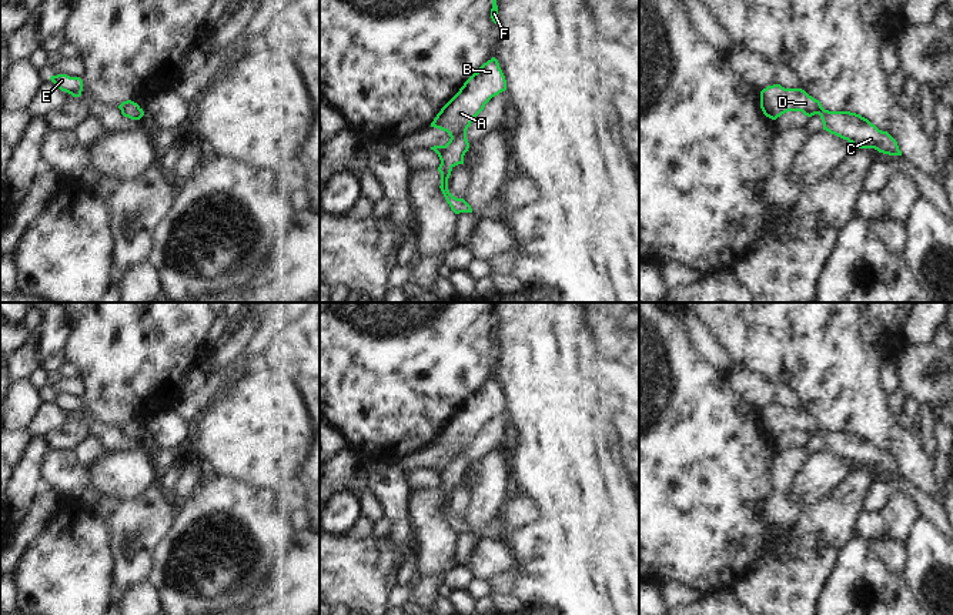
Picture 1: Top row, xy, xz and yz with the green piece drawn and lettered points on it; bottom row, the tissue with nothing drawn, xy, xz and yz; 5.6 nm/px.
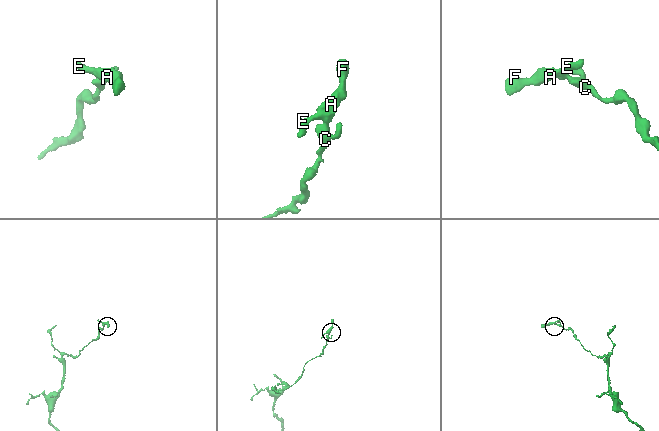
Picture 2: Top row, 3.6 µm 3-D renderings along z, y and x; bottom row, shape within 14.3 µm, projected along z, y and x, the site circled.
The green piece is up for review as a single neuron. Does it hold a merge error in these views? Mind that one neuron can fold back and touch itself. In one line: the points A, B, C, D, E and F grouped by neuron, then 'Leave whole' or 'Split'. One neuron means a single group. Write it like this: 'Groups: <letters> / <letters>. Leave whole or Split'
Groups: A B C D E F. Leave whole

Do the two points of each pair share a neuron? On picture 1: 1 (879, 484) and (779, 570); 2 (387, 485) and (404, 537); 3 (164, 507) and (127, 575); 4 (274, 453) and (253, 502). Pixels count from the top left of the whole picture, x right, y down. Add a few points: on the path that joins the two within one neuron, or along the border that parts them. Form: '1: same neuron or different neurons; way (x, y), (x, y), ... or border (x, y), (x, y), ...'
1: different neurons; border (879, 473), (866, 495), (863, 508)
2: same neuron; way (394, 498), (401, 524)
3: same neuron; way (147, 524), (133, 538), (133, 558)
4: different neurons; border (227, 477), (257, 488), (276, 490), (278, 492)

